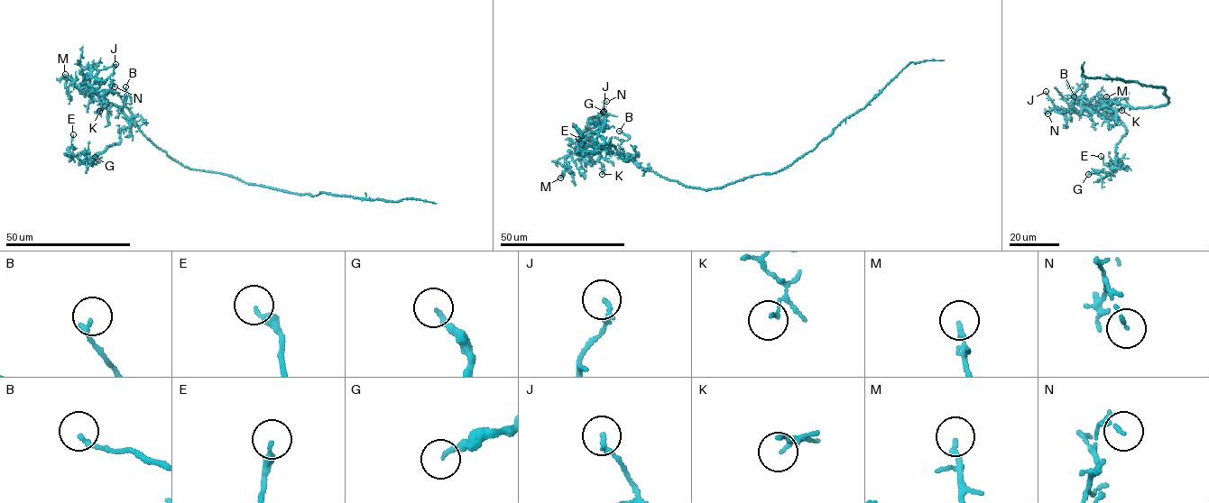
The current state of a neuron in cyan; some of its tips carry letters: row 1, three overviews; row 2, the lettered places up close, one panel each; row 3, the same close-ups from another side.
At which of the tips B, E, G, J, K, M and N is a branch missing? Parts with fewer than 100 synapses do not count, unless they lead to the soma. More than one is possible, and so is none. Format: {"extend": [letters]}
{"extend": []}

